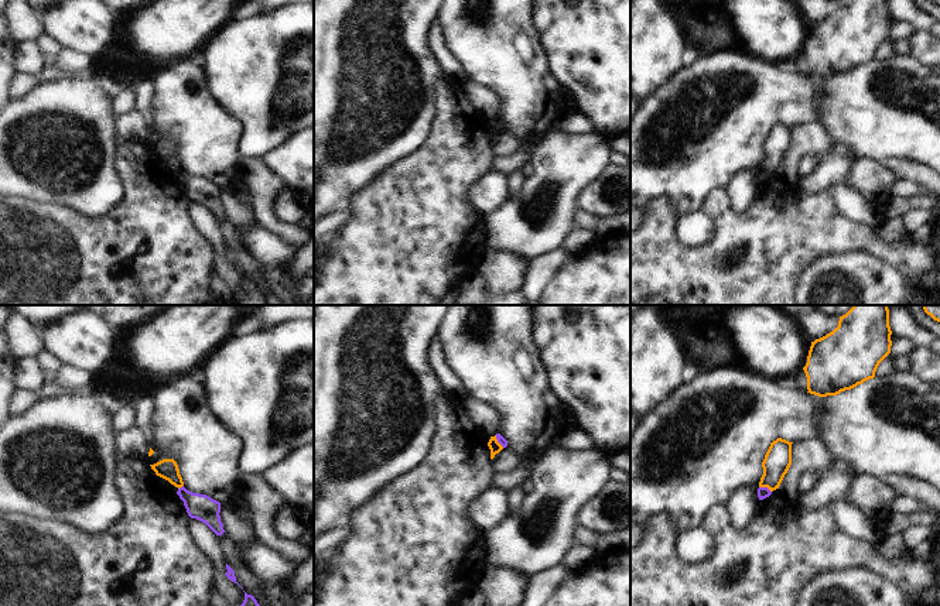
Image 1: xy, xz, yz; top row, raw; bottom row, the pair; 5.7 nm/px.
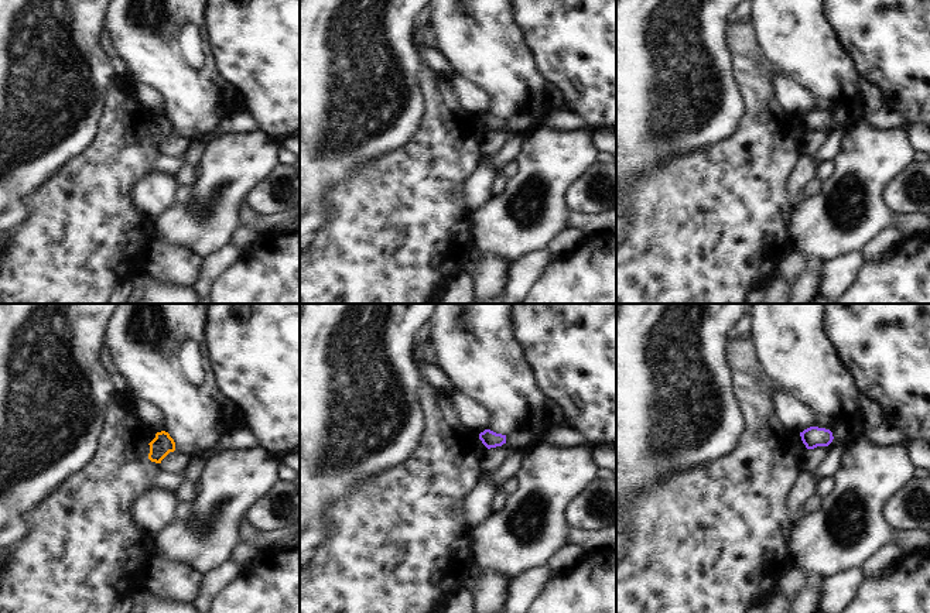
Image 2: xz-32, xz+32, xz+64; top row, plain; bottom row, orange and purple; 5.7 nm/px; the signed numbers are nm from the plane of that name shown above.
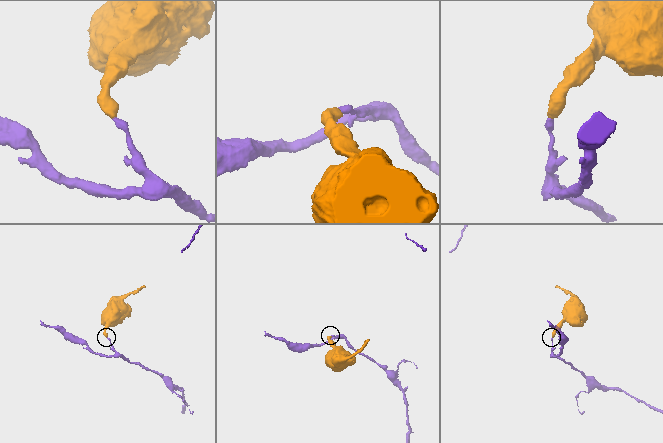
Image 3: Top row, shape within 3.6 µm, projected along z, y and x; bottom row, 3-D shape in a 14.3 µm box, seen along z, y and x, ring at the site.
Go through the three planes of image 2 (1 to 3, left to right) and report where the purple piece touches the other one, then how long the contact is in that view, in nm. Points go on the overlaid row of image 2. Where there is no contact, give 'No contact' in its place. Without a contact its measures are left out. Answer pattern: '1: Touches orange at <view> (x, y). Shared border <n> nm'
1: No contact
2: No contact
3: No contact.

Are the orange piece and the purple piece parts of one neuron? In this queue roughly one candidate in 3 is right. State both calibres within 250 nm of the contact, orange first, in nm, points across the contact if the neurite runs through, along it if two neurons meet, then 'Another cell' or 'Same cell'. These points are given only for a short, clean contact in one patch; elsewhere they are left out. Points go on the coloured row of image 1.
Thickness 160 nm (orange) against 60 nm. Boundary: yz (759, 486), (765, 486), (771, 492). Another cell.

